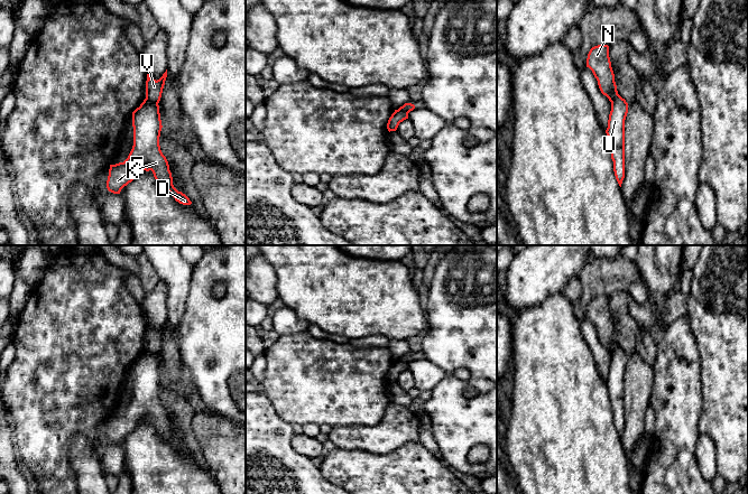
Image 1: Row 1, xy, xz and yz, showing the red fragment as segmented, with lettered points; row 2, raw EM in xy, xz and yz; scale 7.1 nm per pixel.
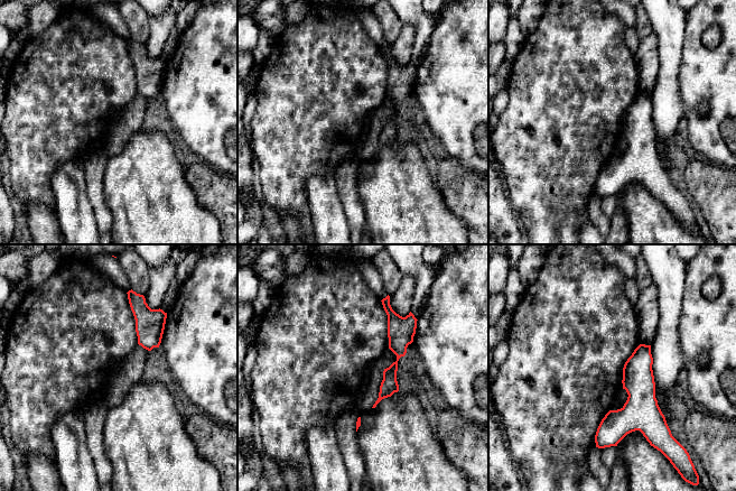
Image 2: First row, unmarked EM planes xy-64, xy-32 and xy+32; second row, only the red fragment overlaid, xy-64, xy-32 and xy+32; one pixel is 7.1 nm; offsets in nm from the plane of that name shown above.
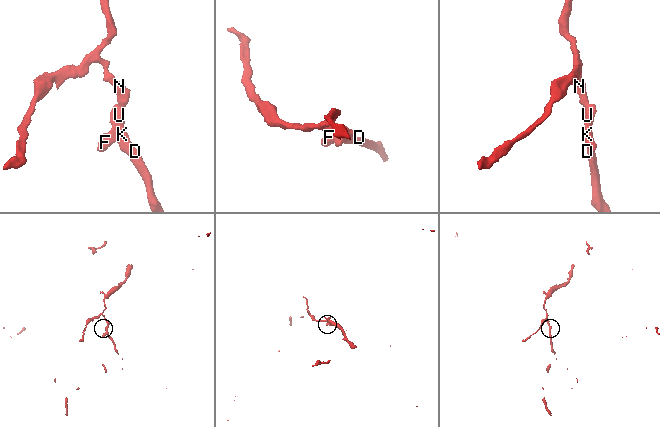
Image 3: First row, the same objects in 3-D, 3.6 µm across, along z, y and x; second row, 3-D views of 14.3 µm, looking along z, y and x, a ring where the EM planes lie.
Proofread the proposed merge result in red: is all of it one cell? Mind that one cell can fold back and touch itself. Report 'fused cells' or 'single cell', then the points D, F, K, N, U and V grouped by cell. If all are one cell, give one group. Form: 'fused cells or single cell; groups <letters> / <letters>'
fused cells; groups D F K U / N V

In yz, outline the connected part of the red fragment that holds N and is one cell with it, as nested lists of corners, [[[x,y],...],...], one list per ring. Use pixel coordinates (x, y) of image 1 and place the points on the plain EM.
[[[601,295],[592,298],[588,305],[587,318],[597,329],[601,344],[612,354],[619,345],[609,308],[609,297]]]

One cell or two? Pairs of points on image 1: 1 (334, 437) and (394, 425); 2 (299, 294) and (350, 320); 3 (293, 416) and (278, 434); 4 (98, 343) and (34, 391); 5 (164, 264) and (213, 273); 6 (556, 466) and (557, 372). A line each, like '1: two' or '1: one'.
1: one
2: one
3: two
4: one
5: two
6: one

